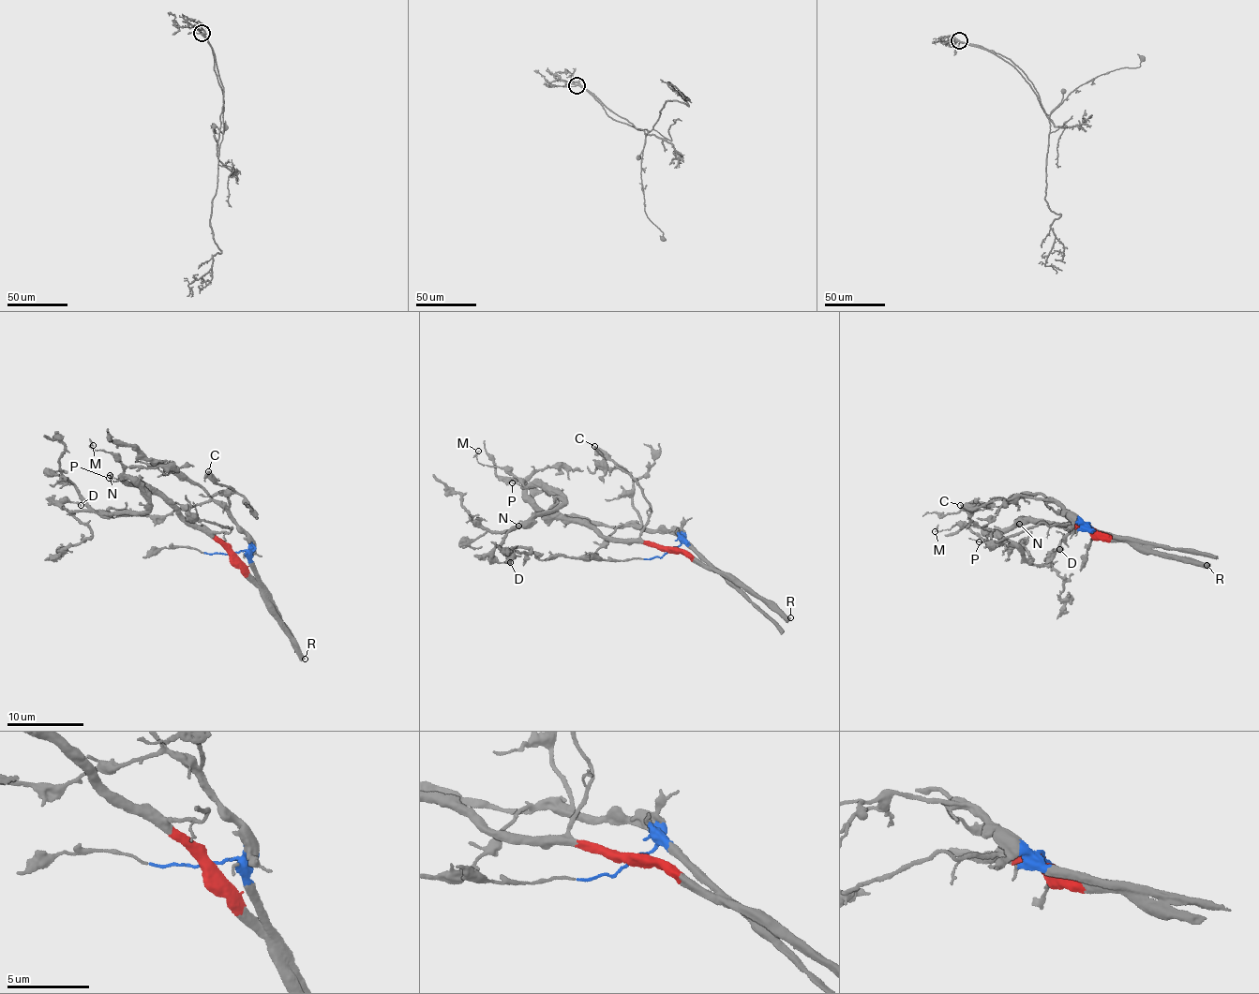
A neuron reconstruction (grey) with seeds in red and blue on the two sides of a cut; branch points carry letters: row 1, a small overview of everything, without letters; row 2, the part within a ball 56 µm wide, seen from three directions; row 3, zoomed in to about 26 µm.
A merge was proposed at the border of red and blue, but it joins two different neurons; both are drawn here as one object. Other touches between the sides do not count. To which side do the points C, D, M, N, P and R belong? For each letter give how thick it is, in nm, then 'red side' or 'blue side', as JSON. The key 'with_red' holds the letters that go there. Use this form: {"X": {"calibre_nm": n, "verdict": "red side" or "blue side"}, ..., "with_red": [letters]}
{"C": {"calibre_nm": 400, "verdict": "blue side"}, "D": {"calibre_nm": 160, "verdict": "red side"}, "M": {"calibre_nm": 130, "verdict": "red side"}, "N": {"calibre_nm": 130, "verdict": "red side"}, "P": {"calibre_nm": 110, "verdict": "red side"}, "R": {"calibre_nm": 500, "verdict": "red side"}, "with_red": ["D", "M", "N", "P", "R"]}

